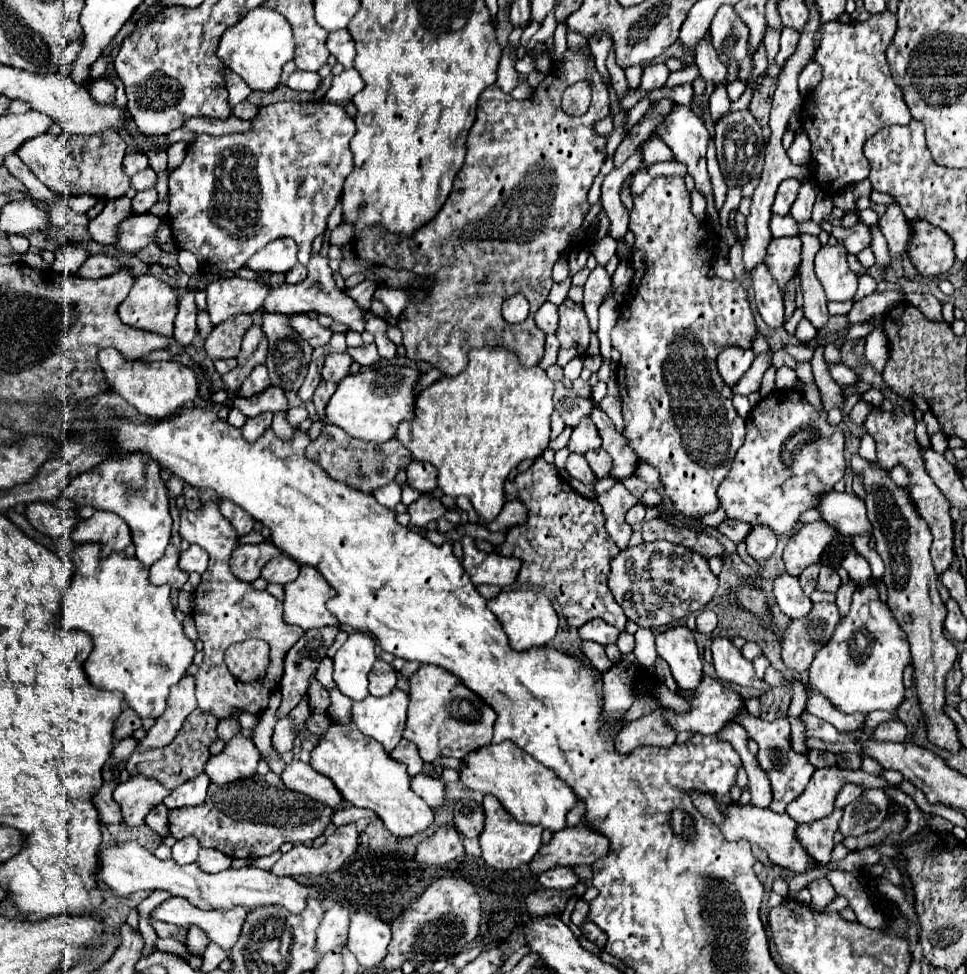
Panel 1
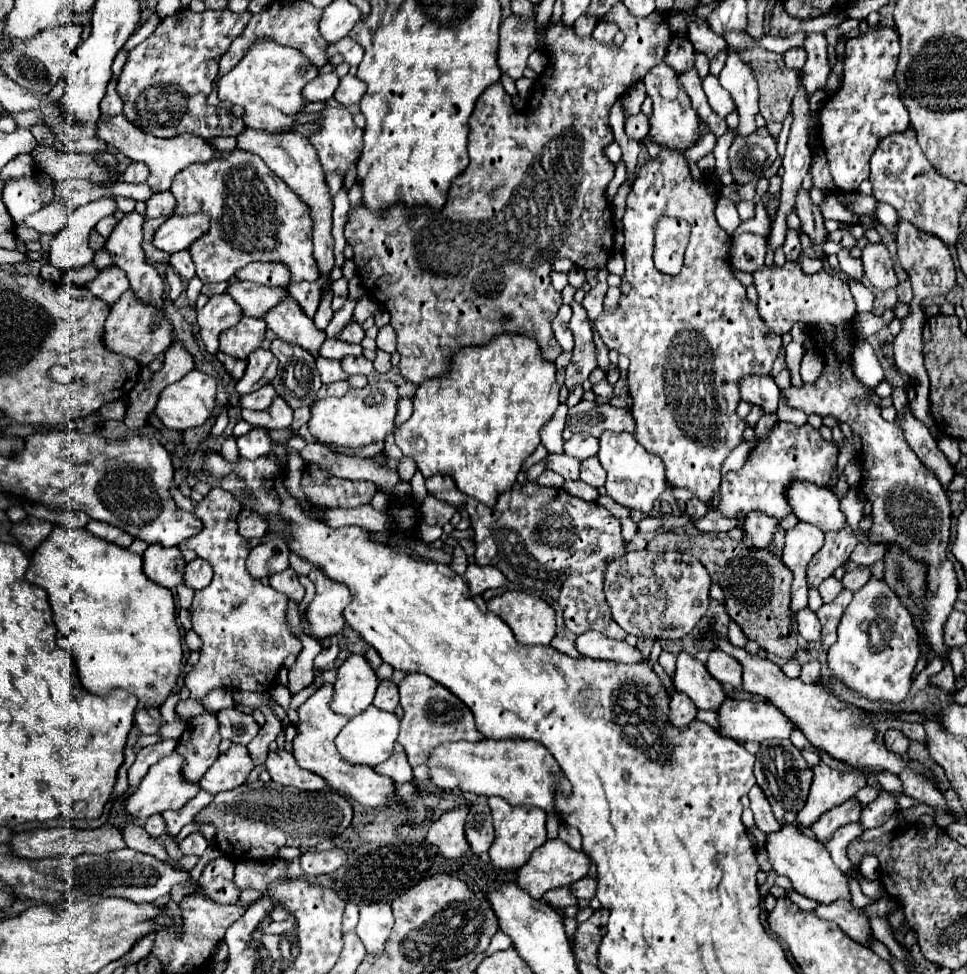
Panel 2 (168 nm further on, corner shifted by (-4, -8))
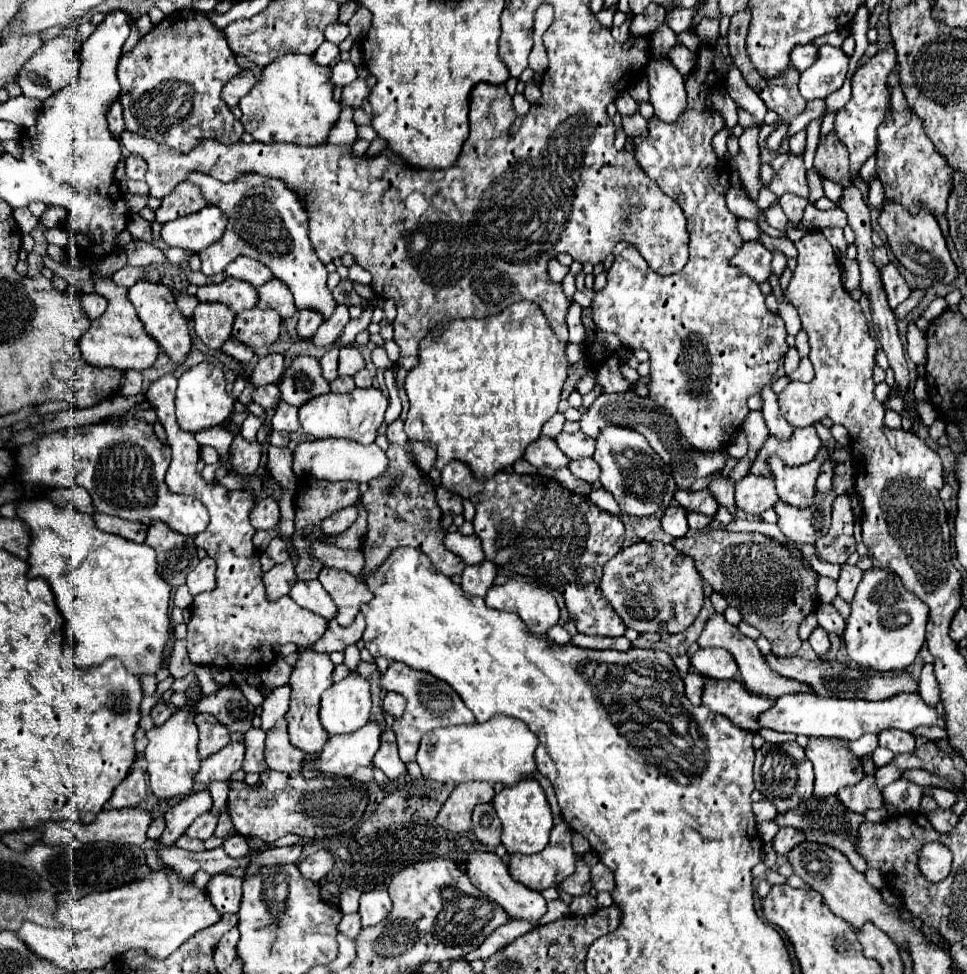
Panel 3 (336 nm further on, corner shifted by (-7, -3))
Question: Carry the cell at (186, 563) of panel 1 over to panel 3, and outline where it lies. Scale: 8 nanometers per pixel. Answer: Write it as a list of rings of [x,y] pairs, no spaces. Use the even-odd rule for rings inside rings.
[[[211,557],[201,559],[199,565],[189,573],[187,587],[191,595],[199,595],[203,591],[215,589],[215,561]]]

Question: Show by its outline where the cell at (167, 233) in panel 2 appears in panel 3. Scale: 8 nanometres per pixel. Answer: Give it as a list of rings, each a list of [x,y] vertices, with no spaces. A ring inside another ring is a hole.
[[[207,205],[197,215],[187,215],[163,225],[163,241],[179,249],[207,249],[225,233],[227,215],[217,205]]]

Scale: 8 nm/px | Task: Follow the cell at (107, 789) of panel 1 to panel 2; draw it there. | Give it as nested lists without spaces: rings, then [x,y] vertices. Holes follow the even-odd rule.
[[[126,824],[126,826],[122,828],[122,836],[124,836],[124,842],[126,842],[128,848],[134,848],[134,850],[138,850],[138,852],[152,854],[152,856],[156,856],[158,860],[170,862],[164,846],[156,844],[156,842],[148,836],[148,832],[146,832],[144,828],[134,826],[134,824]]]

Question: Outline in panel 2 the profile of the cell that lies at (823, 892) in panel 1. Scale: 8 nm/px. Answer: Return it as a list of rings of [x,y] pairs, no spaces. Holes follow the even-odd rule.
[[[836,900],[834,904],[820,904],[814,912],[822,920],[836,922],[850,938],[862,944],[866,944],[866,940],[872,936],[868,918],[862,916],[860,908],[854,908],[848,900]]]

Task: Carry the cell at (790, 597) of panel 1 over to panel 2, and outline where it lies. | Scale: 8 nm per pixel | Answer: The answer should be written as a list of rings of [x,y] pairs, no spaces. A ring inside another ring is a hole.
[[[802,608],[794,614],[794,620],[798,624],[798,632],[802,634],[804,640],[808,642],[818,642],[820,640],[820,622],[818,616],[810,608]]]

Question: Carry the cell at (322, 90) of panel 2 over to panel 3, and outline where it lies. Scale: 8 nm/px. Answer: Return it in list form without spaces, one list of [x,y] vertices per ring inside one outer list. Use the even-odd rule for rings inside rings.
[[[339,61],[333,69],[331,69],[331,83],[333,85],[347,85],[351,83],[353,79],[357,79],[357,71],[355,71],[355,65],[351,61]]]

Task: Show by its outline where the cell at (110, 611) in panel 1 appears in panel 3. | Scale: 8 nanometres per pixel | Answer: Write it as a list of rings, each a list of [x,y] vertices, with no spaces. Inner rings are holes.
[[[43,497],[43,499],[23,499],[17,503],[17,517],[29,527],[31,531],[31,543],[29,543],[29,571],[27,571],[27,577],[43,577],[53,595],[55,595],[55,603],[61,611],[61,615],[65,619],[65,631],[69,635],[69,639],[73,640],[73,661],[75,665],[79,665],[81,669],[91,669],[99,663],[103,663],[107,657],[119,657],[123,661],[123,665],[137,677],[141,677],[143,673],[155,673],[159,667],[161,667],[161,659],[163,659],[163,645],[167,643],[169,639],[169,595],[171,595],[171,587],[161,581],[161,577],[157,575],[157,561],[155,561],[155,551],[151,547],[147,547],[145,543],[129,543],[127,539],[119,537],[119,535],[109,535],[109,533],[103,533],[101,529],[97,529],[95,521],[93,521],[93,515],[87,515],[87,513],[81,513],[77,509],[71,509],[71,507],[59,507],[55,505],[51,499]]]

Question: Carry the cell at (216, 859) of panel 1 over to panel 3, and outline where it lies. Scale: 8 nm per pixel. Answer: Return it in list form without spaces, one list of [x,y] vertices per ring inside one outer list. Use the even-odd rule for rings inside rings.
[[[215,875],[209,885],[207,891],[211,895],[213,905],[217,907],[219,913],[239,913],[241,907],[241,879],[239,877],[229,877],[229,875]]]

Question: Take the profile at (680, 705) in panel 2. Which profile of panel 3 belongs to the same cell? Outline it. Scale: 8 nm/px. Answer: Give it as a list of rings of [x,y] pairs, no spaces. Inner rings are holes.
[[[689,673],[685,677],[685,695],[693,705],[701,705],[701,695],[703,695],[703,685],[705,679],[699,673]]]

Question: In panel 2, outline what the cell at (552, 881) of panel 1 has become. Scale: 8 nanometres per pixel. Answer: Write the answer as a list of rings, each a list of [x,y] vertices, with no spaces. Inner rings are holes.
[[[584,876],[576,882],[572,882],[570,886],[570,892],[576,896],[576,898],[586,898],[590,900],[594,894],[596,894],[596,878],[590,878],[590,876]]]

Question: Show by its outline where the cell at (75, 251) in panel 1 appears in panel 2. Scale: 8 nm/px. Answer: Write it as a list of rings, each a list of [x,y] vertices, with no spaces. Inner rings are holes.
[[[100,198],[78,206],[68,226],[50,242],[50,264],[64,272],[82,270],[92,264],[94,250],[88,246],[88,234],[100,218],[114,214],[114,210],[116,204],[112,198]]]

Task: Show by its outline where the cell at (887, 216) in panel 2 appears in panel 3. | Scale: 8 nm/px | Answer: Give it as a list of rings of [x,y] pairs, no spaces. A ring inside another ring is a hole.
[[[875,175],[869,183],[869,203],[877,209],[881,209],[881,205],[885,203],[885,195],[883,195],[883,183],[879,181],[879,177]]]

